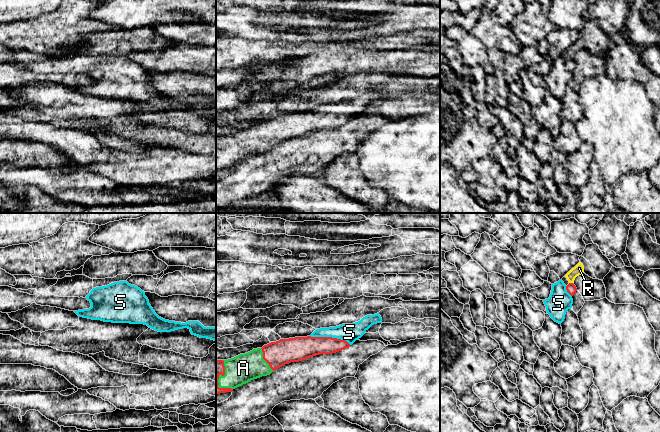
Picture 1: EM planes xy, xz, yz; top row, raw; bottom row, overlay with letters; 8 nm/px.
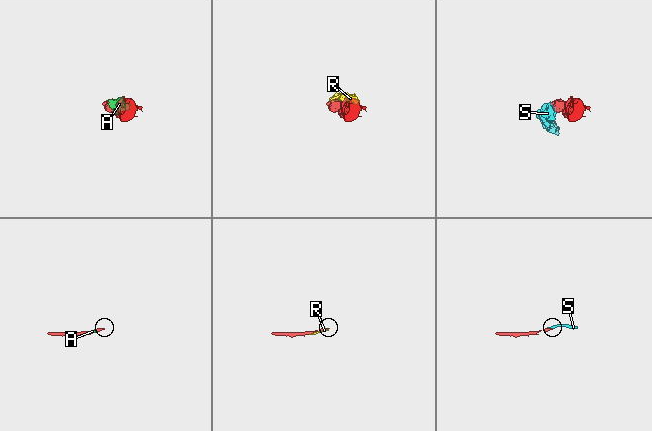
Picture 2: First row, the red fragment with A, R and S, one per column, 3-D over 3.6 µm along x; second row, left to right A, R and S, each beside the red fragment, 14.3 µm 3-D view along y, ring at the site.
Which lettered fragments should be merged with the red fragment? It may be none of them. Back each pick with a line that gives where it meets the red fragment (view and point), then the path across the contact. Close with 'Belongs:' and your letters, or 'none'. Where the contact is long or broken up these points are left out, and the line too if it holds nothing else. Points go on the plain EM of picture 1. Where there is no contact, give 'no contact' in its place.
A: meets red in xz at (263, 134)
S: meets red in xz at (330, 113); runs through xz (301, 124), (326, 117), (330, 113), (341, 113), (349, 108)
Belongs: A, S

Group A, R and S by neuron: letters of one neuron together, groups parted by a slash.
A S / R

